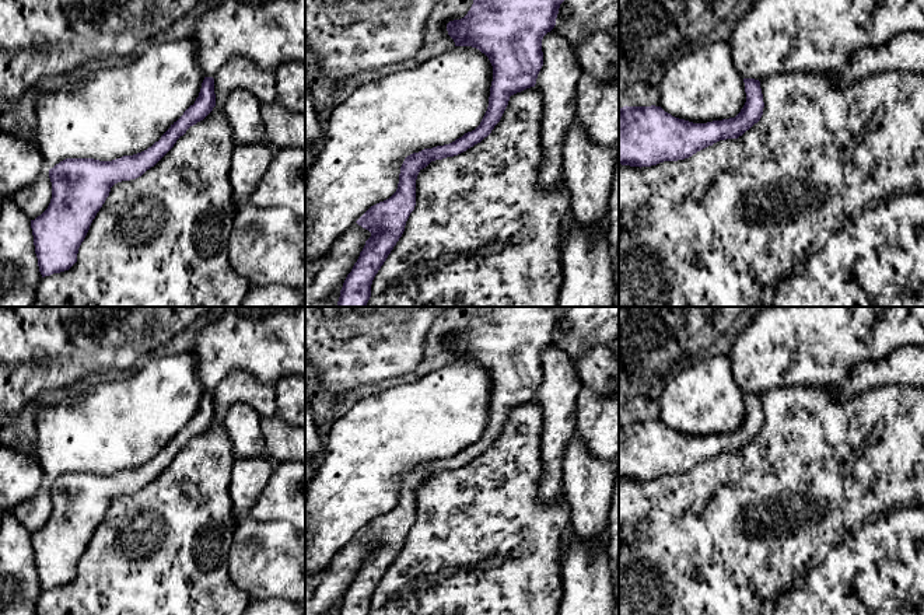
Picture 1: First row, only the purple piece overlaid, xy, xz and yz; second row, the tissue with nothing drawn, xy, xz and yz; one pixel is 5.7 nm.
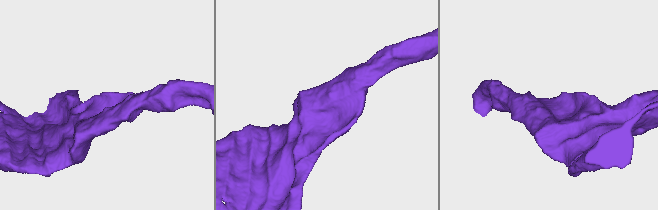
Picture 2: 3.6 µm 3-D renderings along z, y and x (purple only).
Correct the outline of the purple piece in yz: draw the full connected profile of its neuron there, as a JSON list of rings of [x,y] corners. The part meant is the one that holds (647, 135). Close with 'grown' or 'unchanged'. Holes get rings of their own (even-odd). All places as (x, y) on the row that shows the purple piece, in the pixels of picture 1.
[[[743,78],[746,102],[735,118],[693,123],[665,112],[661,106],[619,108],[619,164],[630,167],[651,167],[664,161],[685,160],[720,140],[738,139],[763,115],[763,94],[760,81]]]; unchanged

